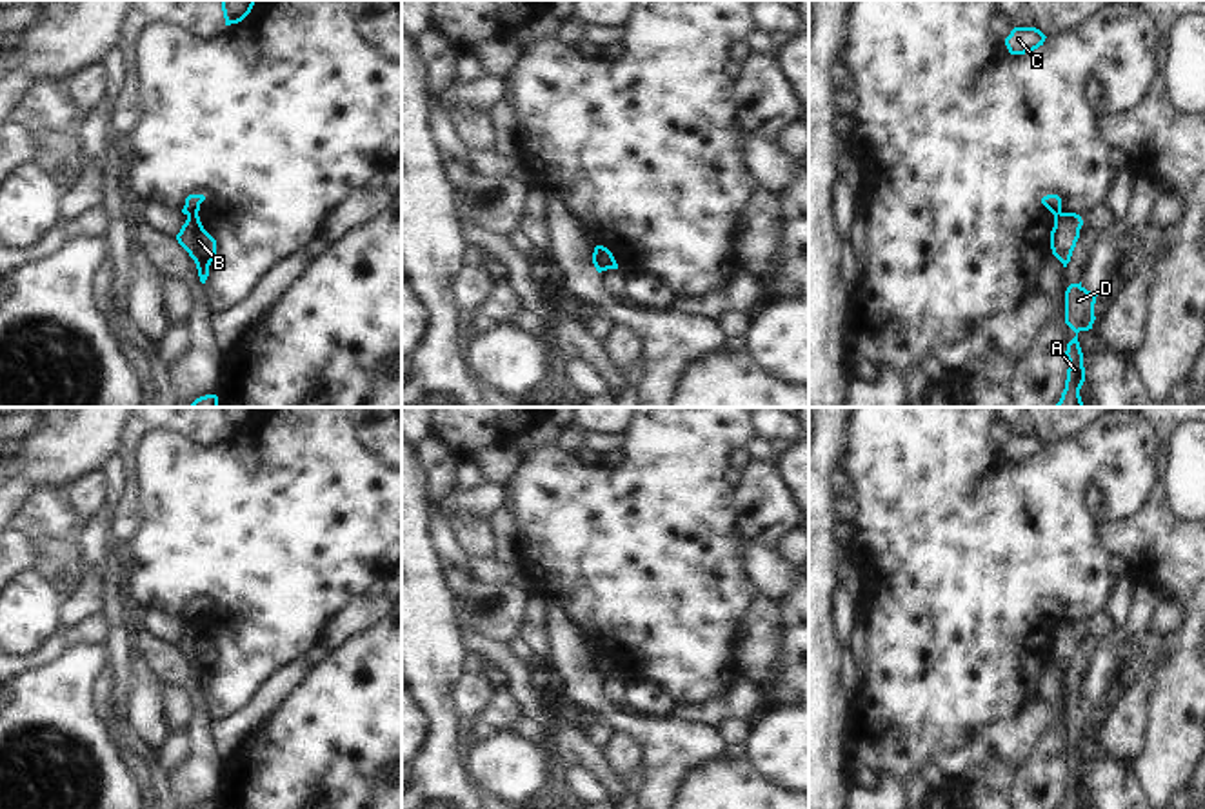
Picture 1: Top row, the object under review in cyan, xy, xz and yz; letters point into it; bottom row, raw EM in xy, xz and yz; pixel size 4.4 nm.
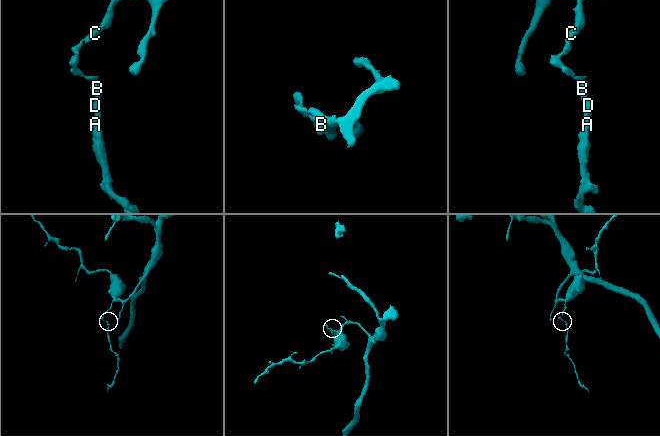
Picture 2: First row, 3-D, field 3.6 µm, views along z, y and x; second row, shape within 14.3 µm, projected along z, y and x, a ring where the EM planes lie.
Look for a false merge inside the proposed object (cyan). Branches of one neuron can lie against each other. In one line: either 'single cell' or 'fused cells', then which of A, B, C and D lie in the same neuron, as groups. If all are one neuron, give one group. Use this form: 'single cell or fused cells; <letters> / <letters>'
fused cells; A B D / C

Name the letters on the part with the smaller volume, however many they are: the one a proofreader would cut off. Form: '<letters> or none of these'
A, B, D

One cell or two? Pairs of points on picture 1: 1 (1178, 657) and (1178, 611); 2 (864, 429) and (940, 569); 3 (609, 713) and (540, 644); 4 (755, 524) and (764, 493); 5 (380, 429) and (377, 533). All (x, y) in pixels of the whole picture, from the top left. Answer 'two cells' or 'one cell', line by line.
1: two cells
2: one cell
3: two cells
4: one cell
5: two cells

